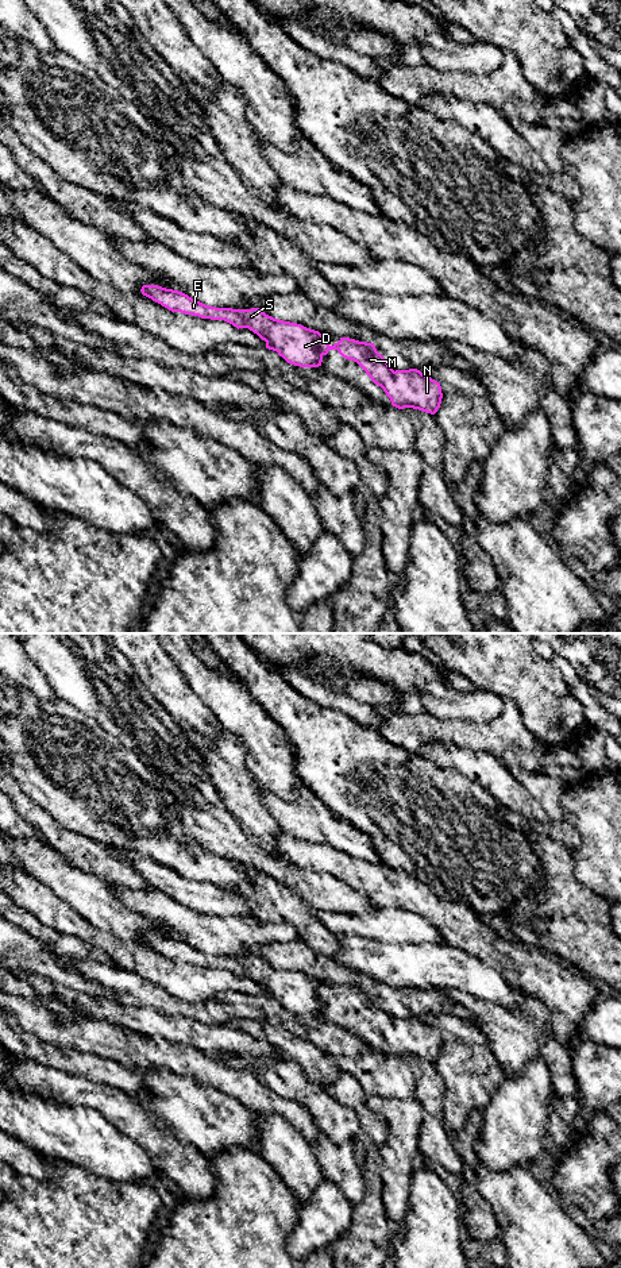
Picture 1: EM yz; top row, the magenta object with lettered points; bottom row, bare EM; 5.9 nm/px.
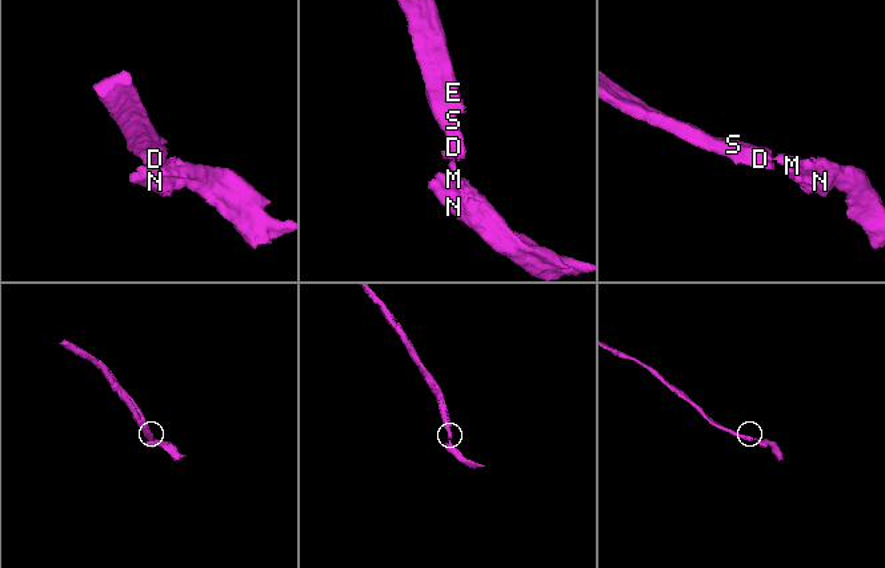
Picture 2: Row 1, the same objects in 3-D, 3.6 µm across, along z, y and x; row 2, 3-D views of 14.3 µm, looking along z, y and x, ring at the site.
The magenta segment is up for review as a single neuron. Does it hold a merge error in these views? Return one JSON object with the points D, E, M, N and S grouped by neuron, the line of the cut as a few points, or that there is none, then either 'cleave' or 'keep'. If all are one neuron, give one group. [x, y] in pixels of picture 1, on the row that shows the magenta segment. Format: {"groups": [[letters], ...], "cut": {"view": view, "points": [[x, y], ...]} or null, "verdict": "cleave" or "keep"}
{"groups": [["D", "E", "S"], ["M", "N"]], "cut": {"view": "yz", "points": [[323, 335], [317, 340], [317, 349], [321, 354]]}, "verdict": "cleave"}

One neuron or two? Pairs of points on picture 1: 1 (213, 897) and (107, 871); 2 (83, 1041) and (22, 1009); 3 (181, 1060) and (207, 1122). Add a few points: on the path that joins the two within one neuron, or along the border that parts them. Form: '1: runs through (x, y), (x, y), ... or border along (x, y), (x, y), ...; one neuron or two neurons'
1: border along (122, 860), (146, 881); two neurons
2: runs through (68, 1035), (61, 1035), (37, 1020); one neuron
3: border along (165, 1067), (219, 1090); two neurons

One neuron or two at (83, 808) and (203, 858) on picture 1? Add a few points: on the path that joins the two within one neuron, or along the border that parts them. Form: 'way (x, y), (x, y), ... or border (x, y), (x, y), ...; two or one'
way (114, 798), (153, 837), (165, 840), (172, 847); one

